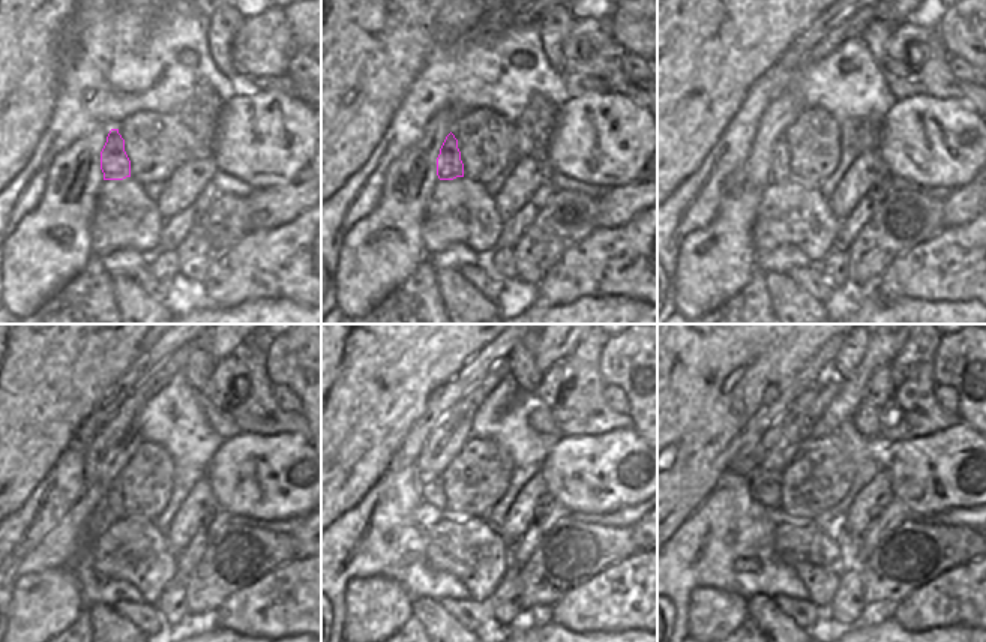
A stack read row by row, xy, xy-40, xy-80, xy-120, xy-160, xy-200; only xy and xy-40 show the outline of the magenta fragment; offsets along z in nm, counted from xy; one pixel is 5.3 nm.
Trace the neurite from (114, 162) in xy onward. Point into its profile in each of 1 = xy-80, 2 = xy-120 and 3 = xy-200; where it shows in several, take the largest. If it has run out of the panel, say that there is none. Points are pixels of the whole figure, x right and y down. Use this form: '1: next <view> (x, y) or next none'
1: next xy-80 (781, 168)
2: next xy-120 (111, 504)
3: next xy-200 (764, 485)

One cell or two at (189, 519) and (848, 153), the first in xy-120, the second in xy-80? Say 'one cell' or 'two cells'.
two cells

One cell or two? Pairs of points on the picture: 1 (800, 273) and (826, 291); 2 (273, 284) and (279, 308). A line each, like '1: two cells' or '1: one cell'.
1: one cell
2: two cells

